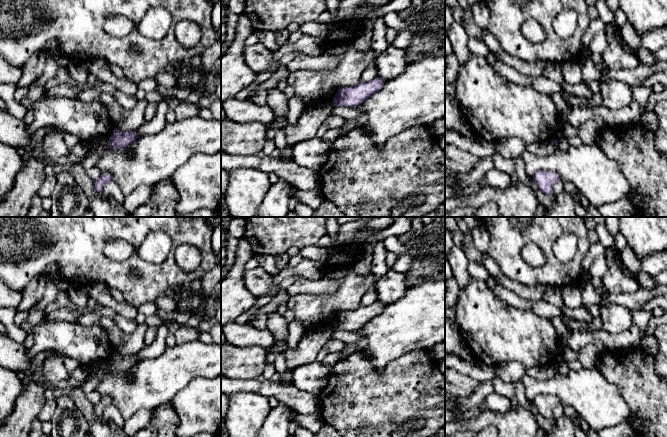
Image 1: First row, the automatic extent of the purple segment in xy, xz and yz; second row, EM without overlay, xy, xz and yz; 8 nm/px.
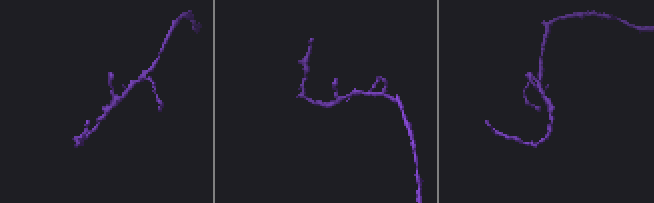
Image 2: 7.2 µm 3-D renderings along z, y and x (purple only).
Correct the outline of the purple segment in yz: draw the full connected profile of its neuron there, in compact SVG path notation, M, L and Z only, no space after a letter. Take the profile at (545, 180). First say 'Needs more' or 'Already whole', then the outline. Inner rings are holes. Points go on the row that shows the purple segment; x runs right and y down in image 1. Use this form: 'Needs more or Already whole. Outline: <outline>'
Already whole. Outline: M539 170L533 176L533 180L543 193L551 195L553 194L554 184L560 180L560 177L558 174L551 171Z

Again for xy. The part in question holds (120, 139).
Already whole. Outline: M114 129L114 134L109 137L108 146L111 149L118 150L129 147L137 138L139 138L135 131L122 131L120 129Z

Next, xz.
Already whole. Outline: M375 77L368 82L360 82L356 86L341 88L335 95L334 106L358 107L384 85L385 80Z

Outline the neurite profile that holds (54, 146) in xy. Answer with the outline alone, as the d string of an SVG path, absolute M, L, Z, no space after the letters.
M50 132L43 138L43 152L48 158L69 158L71 156L70 149L65 143L62 134L58 132Z

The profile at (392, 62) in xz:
M390 46L376 60L377 77L385 81L401 75L409 62L405 50Z

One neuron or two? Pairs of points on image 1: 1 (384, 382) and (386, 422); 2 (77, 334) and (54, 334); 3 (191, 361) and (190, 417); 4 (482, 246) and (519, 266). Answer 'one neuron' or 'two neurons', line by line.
1: one neuron
2: one neuron
3: two neurons
4: two neurons

